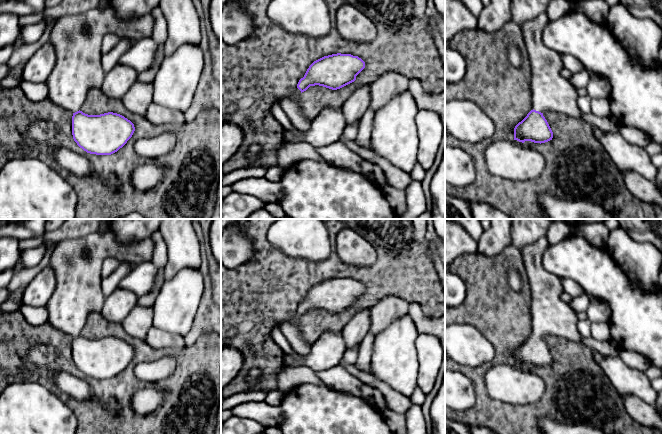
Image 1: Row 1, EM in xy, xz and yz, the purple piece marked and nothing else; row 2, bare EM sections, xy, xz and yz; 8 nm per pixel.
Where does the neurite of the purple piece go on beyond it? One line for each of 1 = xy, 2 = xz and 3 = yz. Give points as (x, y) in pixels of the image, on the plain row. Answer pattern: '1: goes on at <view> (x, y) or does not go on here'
1: goes on at xy (78, 292)
2: goes on at xz (290, 328)
3: goes on at yz (550, 315)

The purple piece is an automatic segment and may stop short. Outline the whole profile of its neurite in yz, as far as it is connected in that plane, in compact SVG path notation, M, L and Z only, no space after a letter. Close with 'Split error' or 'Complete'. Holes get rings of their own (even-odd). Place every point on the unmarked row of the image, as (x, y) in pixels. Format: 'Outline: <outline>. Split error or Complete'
Outline: M546 236L539 238L533 244L520 249L531 291L530 315L533 333L514 352L514 364L524 367L545 367L553 362L553 356L543 340L545 335L564 338L572 342L579 342L582 337L578 331L579 314L568 303L561 299L564 292L561 279L548 272L542 265L543 254L549 243Z. Split error

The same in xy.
Outline: M110 226L103 233L63 240L52 247L48 266L55 274L56 288L46 305L48 322L73 338L73 363L87 377L111 379L135 355L134 348L120 338L88 339L81 335L88 315L101 313L103 308L103 260L114 257L137 265L151 261L153 250L150 238L122 244Z. Split error

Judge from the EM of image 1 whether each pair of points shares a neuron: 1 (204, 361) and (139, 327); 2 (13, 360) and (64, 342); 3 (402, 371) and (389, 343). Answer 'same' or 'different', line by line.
1: different
2: same
3: same

